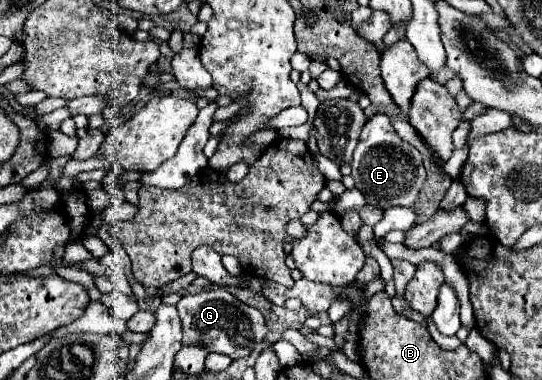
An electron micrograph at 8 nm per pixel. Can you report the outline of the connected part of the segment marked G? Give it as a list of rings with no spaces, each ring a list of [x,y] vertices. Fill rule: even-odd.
[[[225,289],[201,291],[197,295],[185,295],[179,303],[179,317],[183,327],[183,345],[201,345],[207,353],[221,353],[233,361],[249,357],[253,347],[267,337],[271,331],[265,323],[265,317],[255,307],[249,307],[235,299]]]

